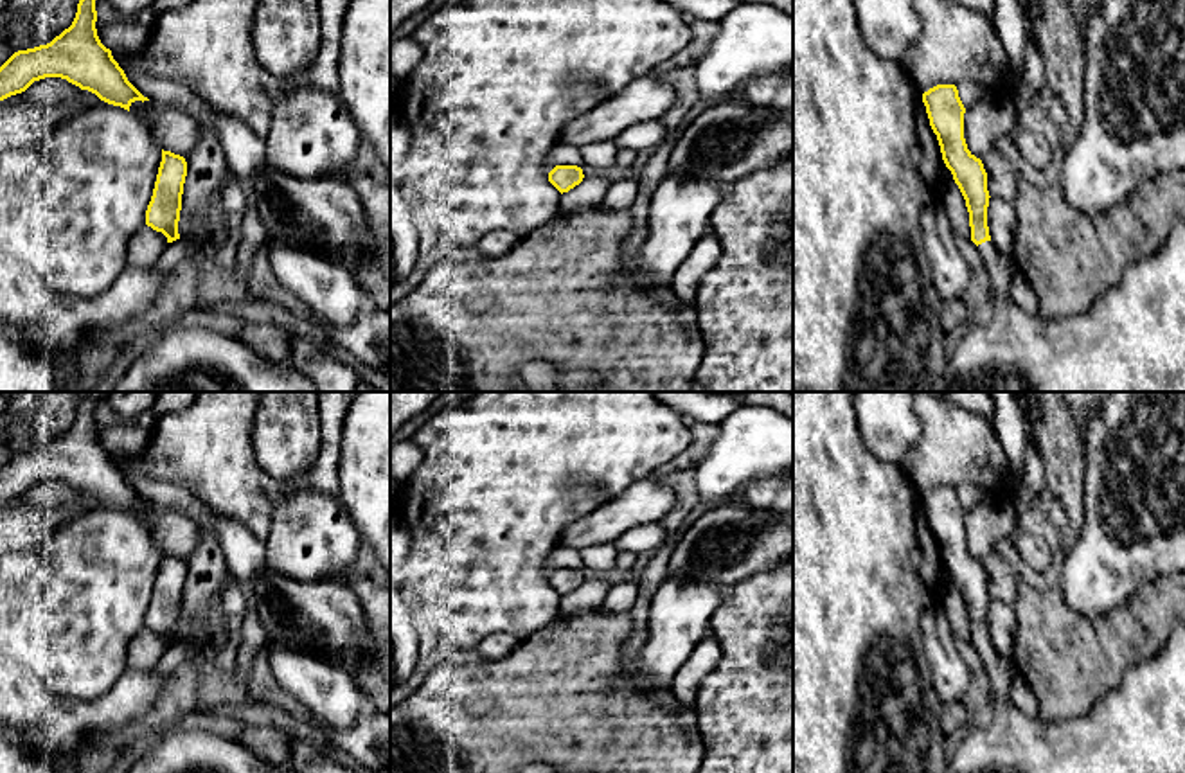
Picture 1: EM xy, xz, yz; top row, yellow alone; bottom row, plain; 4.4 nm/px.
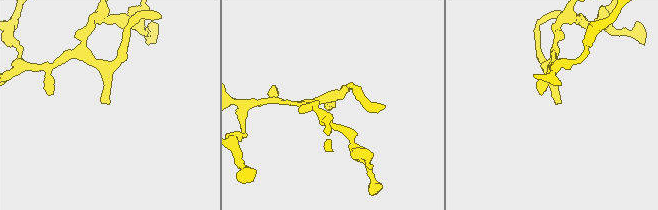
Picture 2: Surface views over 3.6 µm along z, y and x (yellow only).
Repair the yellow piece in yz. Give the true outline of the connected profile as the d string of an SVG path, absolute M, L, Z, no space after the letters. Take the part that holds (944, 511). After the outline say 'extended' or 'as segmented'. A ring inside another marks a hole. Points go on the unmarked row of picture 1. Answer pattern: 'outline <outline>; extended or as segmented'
outline M937 487L922 496L922 505L942 563L966 602L971 644L994 692L993 723L987 728L969 724L957 735L940 773L1185 773L1185 624L1172 629L1153 658L1127 667L1118 685L1095 701L1090 712L1054 723L1029 717L1009 697L1020 676L1014 654L998 653L989 638L987 575L967 552L966 511L958 493L955 487Z; extended

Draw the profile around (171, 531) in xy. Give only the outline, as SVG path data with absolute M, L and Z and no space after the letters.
M135 503L129 514L147 530L151 543L164 554L187 561L207 530L178 509Z

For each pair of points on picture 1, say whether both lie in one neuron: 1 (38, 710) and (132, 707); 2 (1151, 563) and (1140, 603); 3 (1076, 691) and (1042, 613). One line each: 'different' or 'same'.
1: same
2: different
3: same

